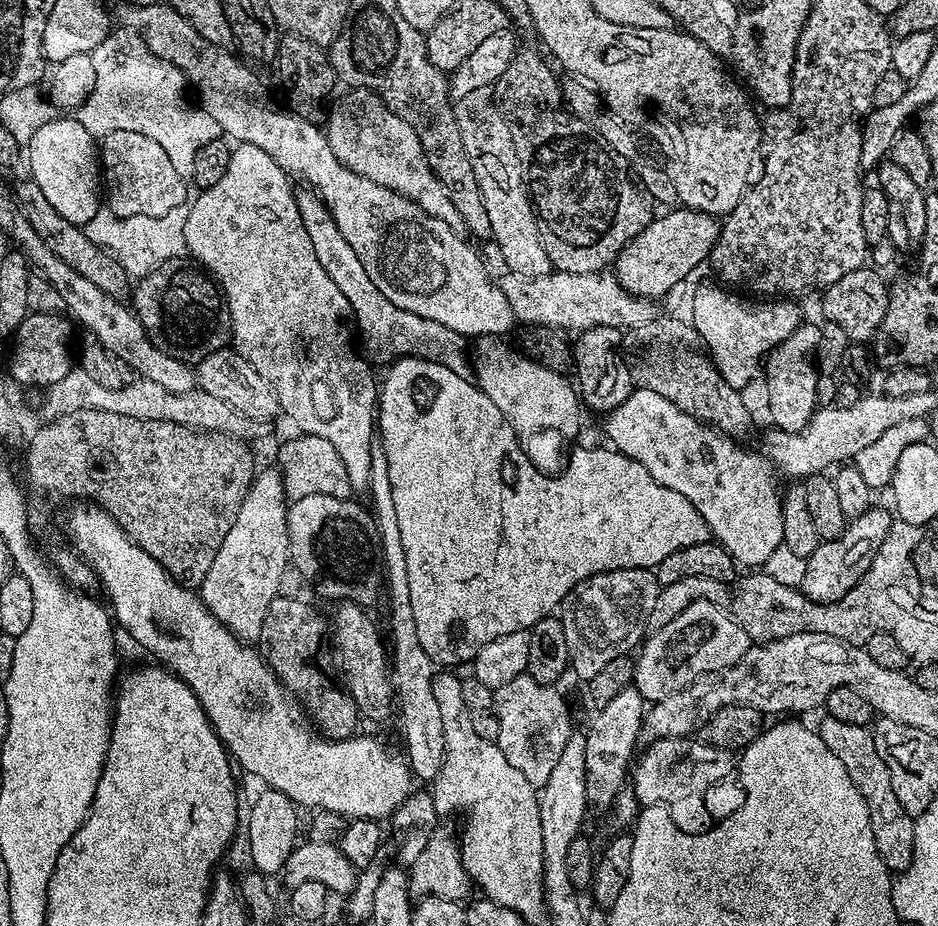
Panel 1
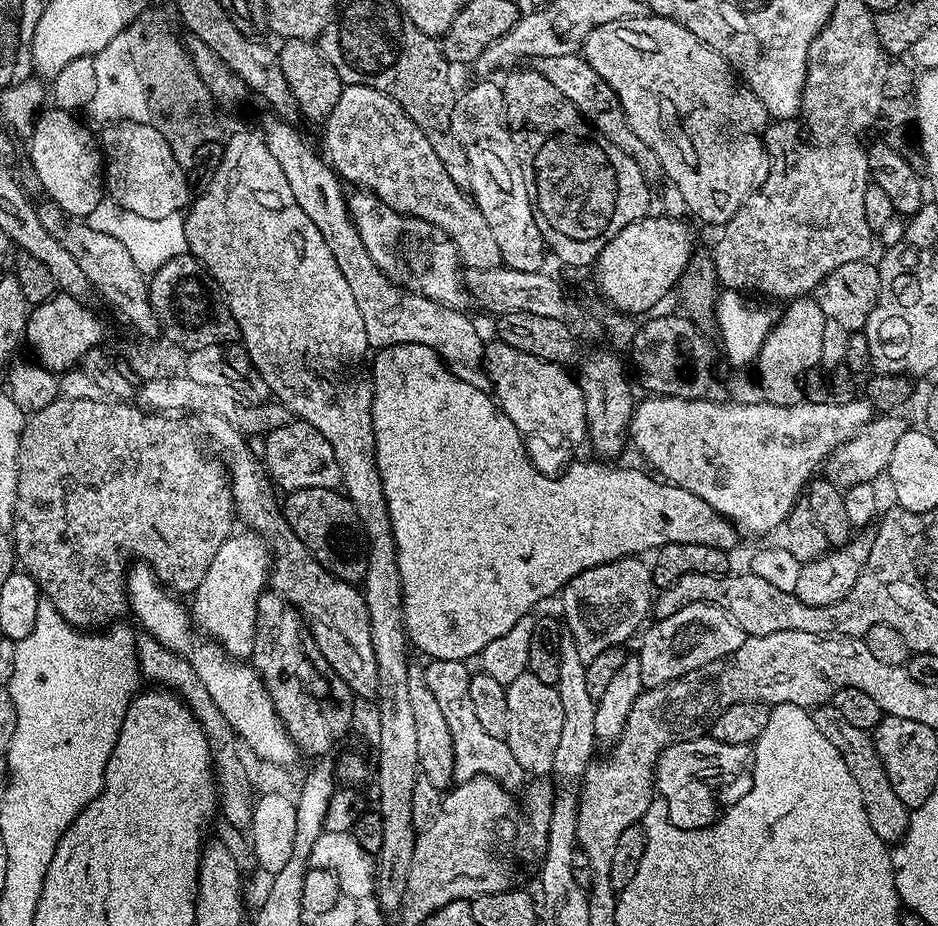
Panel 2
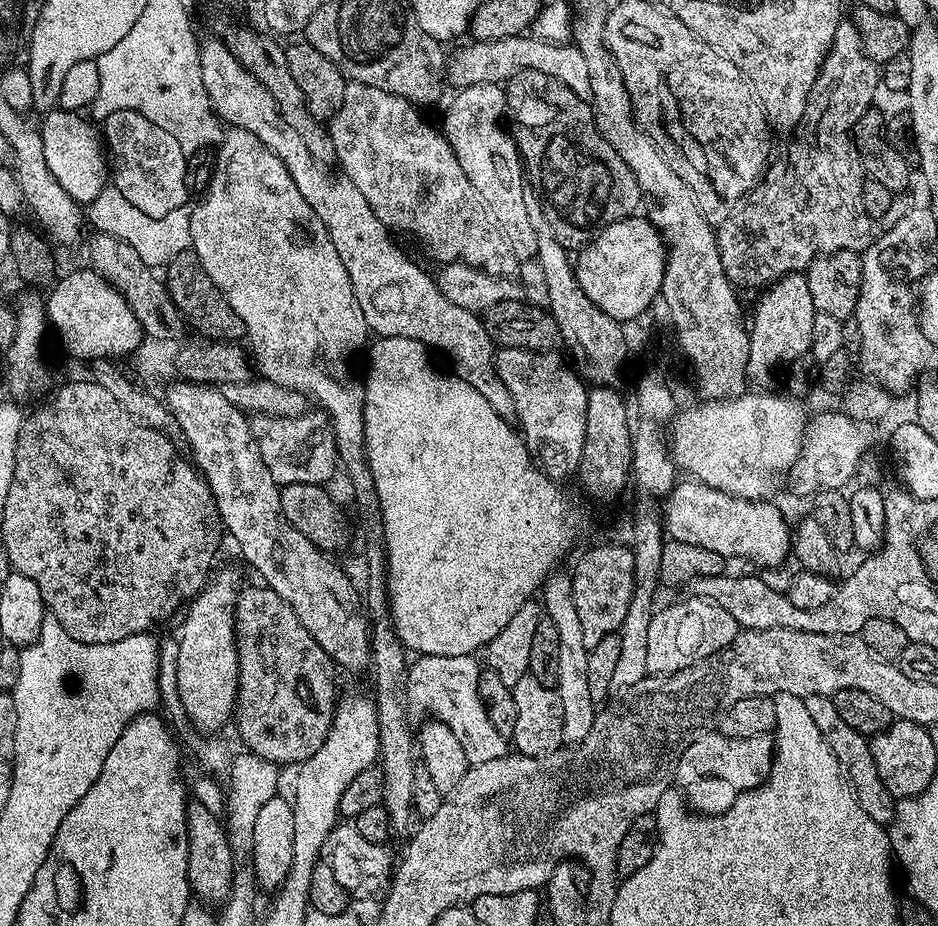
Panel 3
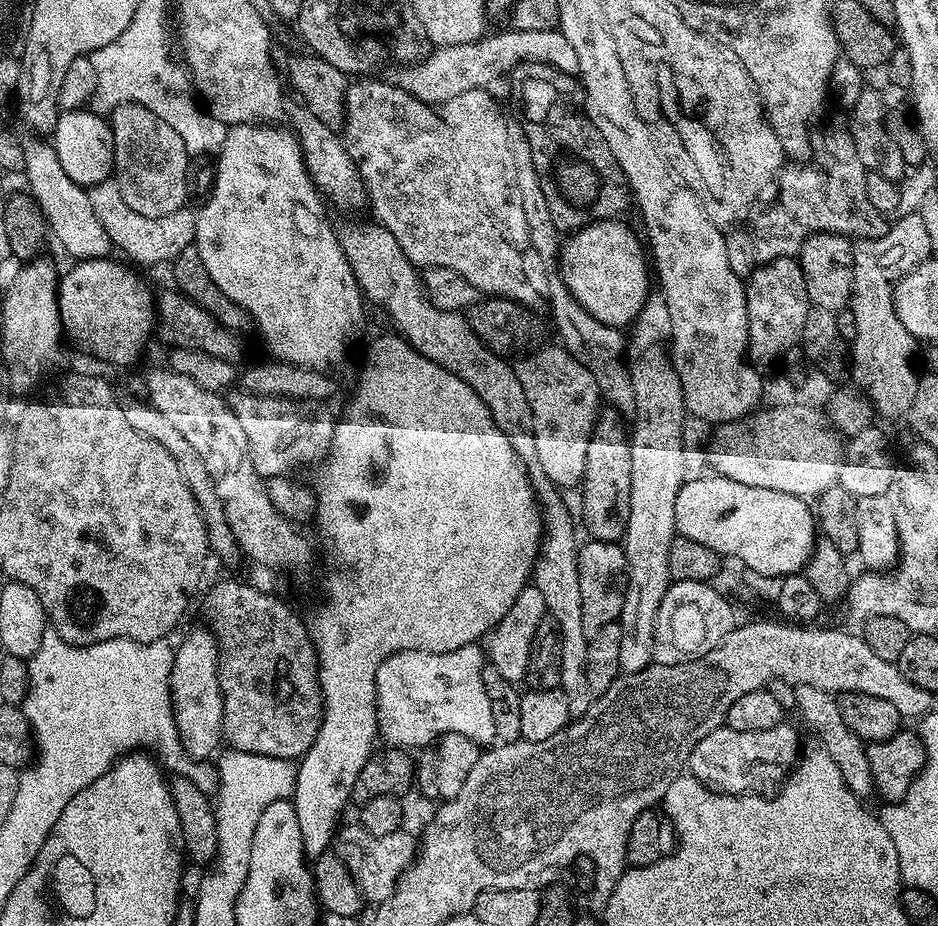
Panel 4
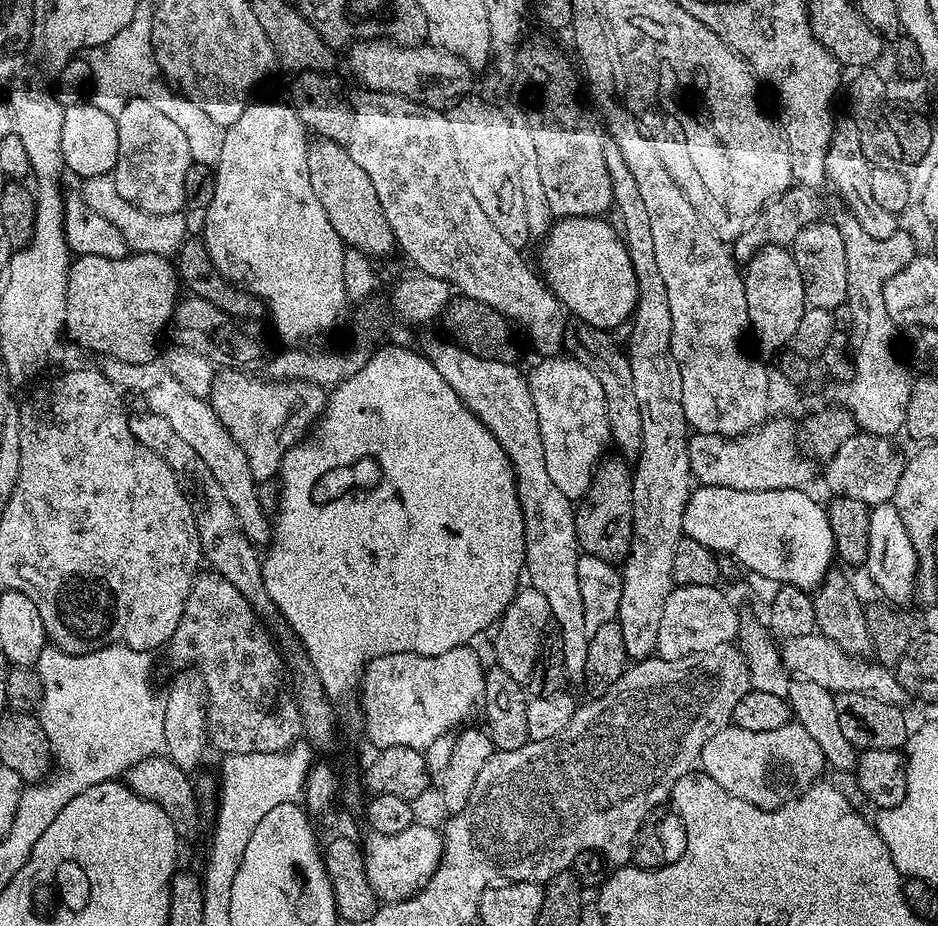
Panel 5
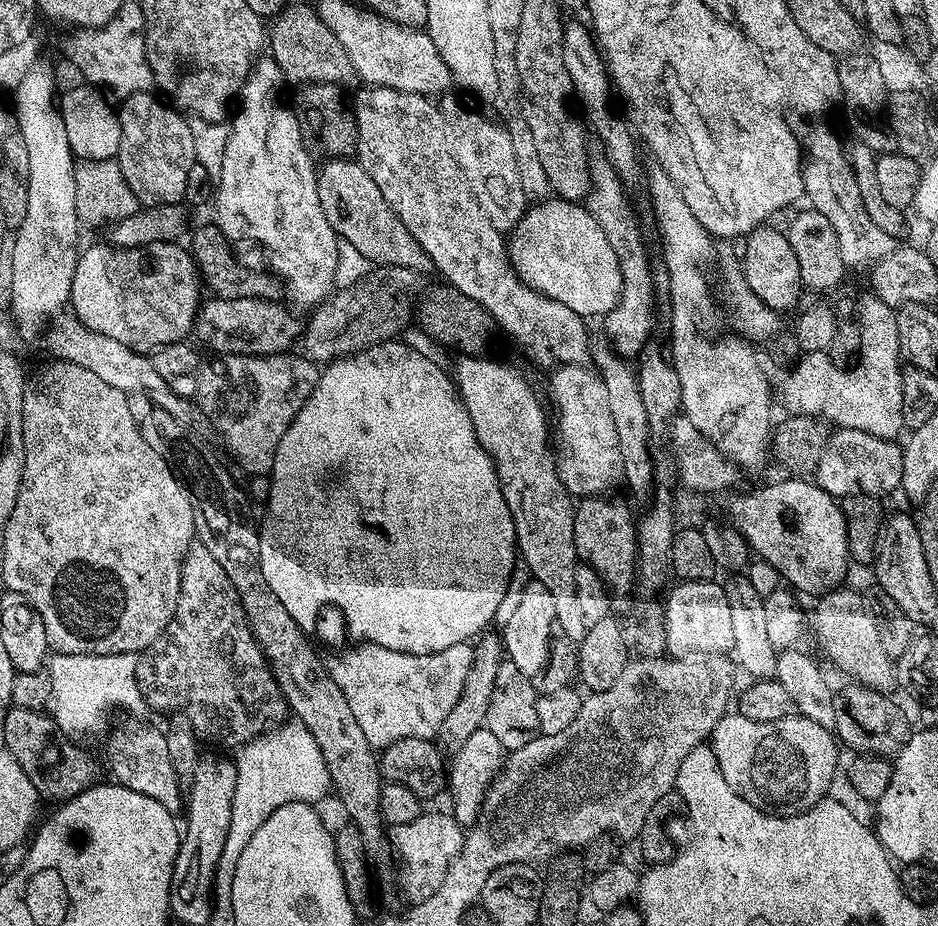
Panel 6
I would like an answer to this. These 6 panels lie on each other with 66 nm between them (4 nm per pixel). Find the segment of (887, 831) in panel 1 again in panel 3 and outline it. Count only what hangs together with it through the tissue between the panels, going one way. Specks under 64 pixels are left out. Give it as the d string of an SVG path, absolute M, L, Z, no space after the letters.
M830 696L807 697L806 710L810 710L810 718L814 718L818 730L822 730L822 738L826 738L830 750L834 750L838 762L844 767L844 772L848 775L848 780L852 784L852 789L862 810L866 810L866 814L870 814L870 818L874 818L874 822L885 826L891 825L896 816L898 801L895 796L890 794L890 790L886 790L882 777L878 774L878 765L874 762L874 754L870 754L869 737L855 732L850 726L846 726L846 722L842 722L842 714L838 714Z

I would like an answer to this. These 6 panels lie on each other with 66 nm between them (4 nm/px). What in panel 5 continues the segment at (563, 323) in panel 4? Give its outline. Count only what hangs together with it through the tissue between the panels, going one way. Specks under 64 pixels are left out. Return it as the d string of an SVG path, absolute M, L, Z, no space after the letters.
M583 322L577 323L567 333L566 348L573 360L582 362L598 383L602 385L602 394L606 394L606 410L610 425L611 443L625 459L634 460L640 455L642 444L642 410L638 398L634 395L634 374L630 374L630 362L627 351L615 340L611 331L603 328L591 328Z

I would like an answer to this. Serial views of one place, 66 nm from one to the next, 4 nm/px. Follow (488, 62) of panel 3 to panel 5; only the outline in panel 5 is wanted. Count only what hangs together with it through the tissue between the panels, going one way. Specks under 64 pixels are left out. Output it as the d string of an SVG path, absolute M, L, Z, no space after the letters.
M381 38L361 43L353 47L348 54L352 72L361 80L359 83L363 87L372 88L376 92L405 96L428 108L447 109L449 105L473 91L473 68L465 60L452 52L447 52L444 48L431 46L405 48L403 44L393 44L391 40Z

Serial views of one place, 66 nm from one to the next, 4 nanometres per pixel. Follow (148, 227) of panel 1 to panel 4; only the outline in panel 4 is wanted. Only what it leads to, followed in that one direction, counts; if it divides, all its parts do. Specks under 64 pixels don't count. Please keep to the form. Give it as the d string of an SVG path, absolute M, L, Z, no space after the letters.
M115 179L98 182L87 191L90 203L94 206L94 214L106 228L113 245L119 250L121 248L133 265L167 265L175 260L178 254L182 254L182 250L193 247L196 239L196 212L191 207L179 208L174 210L174 214L166 214L162 218L146 218L146 214L138 214L138 210L130 210L130 206L126 206Z

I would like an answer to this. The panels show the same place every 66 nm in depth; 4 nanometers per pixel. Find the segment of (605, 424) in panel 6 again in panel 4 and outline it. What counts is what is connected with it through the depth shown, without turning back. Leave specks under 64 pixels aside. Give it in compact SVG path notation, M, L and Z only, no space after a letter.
M563 346L555 347L544 348L525 360L515 361L514 367L530 406L538 464L546 470L546 478L550 478L557 488L579 489L586 470L586 446L596 428L602 397L590 370L579 364Z

